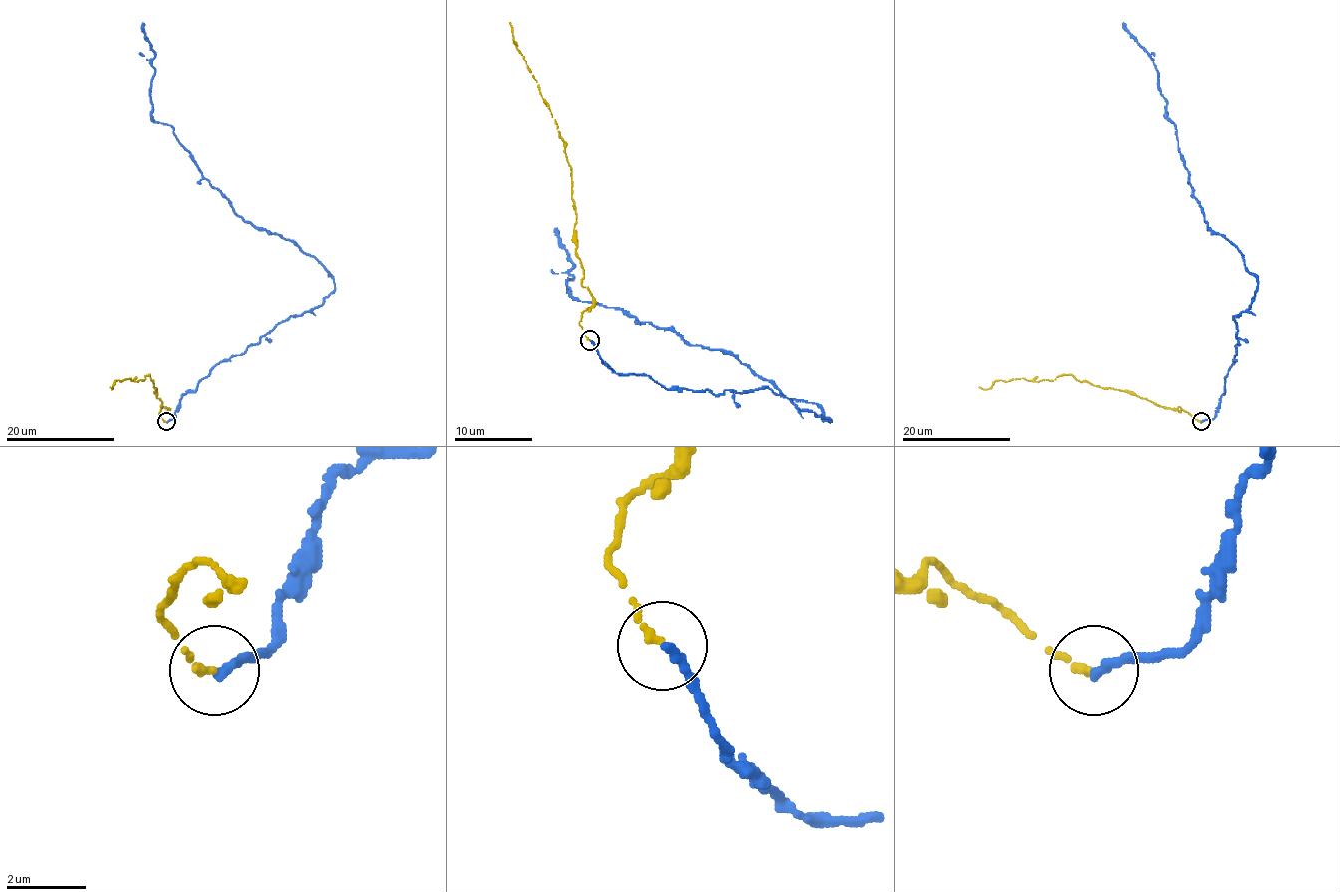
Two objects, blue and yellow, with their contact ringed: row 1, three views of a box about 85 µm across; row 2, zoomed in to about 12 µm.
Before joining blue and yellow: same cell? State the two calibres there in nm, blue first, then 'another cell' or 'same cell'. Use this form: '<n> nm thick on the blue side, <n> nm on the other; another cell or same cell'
280 nm thick on the blue side, 190 nm on the other; another cell

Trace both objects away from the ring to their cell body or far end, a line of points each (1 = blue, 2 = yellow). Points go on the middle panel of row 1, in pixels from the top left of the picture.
1: (589, 340), (618, 375), (719, 394), (769, 388), (831, 421), (729, 353), (616, 307), (578, 301), (556, 227)
2: (589, 340), (579, 322), (593, 297), (581, 285), (564, 140), (516, 47), (510, 22)

